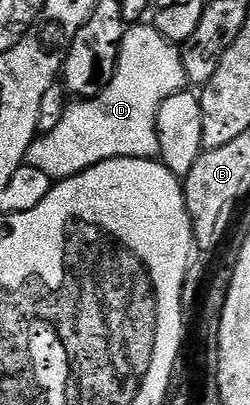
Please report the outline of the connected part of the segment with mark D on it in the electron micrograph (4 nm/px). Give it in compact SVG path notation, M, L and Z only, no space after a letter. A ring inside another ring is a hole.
M152 24L126 28L118 51L117 69L96 97L78 100L66 108L55 131L40 134L27 154L27 163L52 179L74 177L116 157L158 156L157 112L168 97L186 88L181 49L159 35Z

